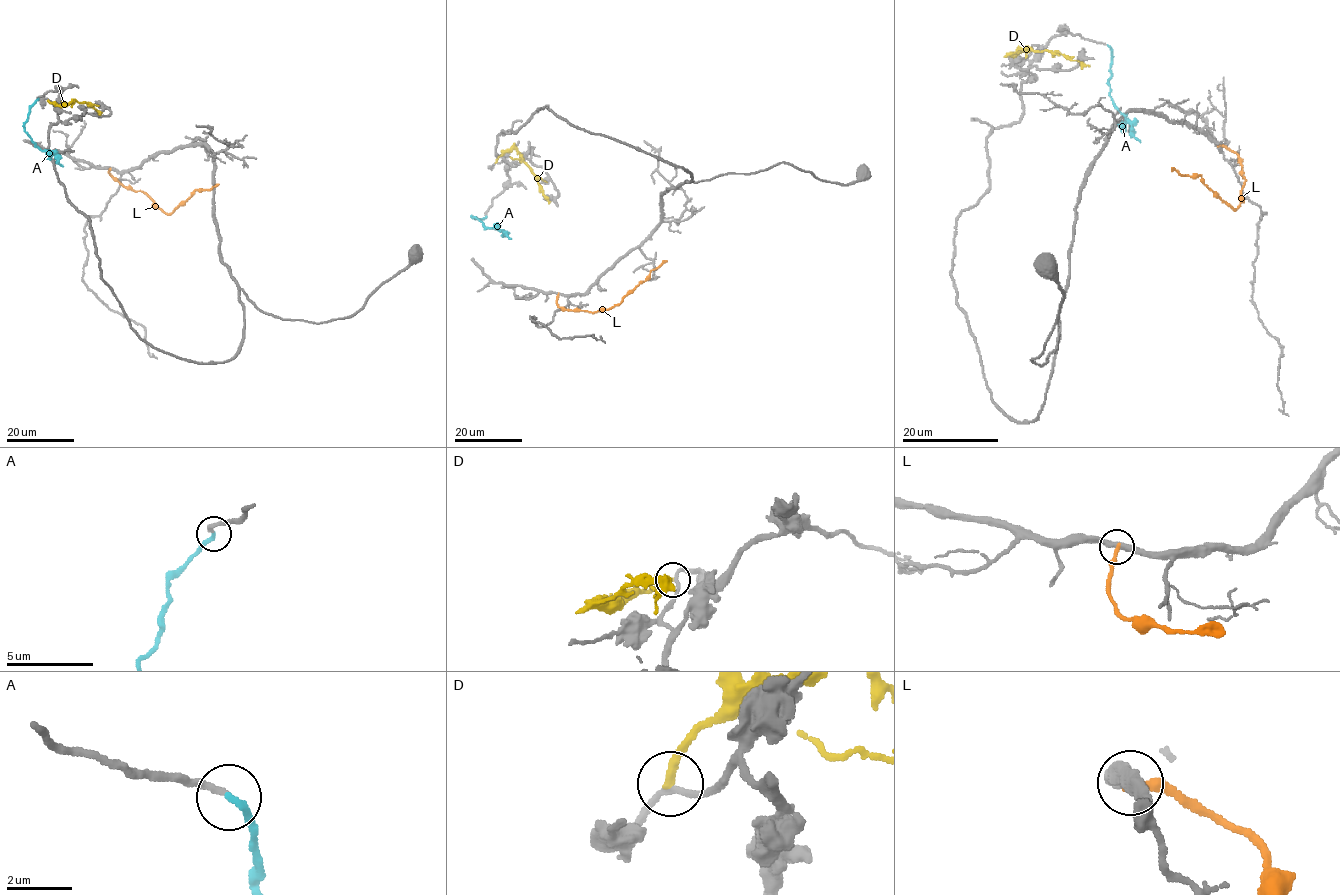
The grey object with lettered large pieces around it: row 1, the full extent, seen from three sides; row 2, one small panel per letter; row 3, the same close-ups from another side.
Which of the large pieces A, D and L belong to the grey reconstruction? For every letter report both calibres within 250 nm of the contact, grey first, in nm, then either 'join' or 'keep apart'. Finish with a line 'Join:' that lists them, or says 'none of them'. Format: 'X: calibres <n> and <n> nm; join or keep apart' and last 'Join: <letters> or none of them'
A: calibres 220 and 220 nm; join
D: calibres 190 and 280 nm; keep apart
L: calibres 440 and 280 nm; keep apart
Join: A

